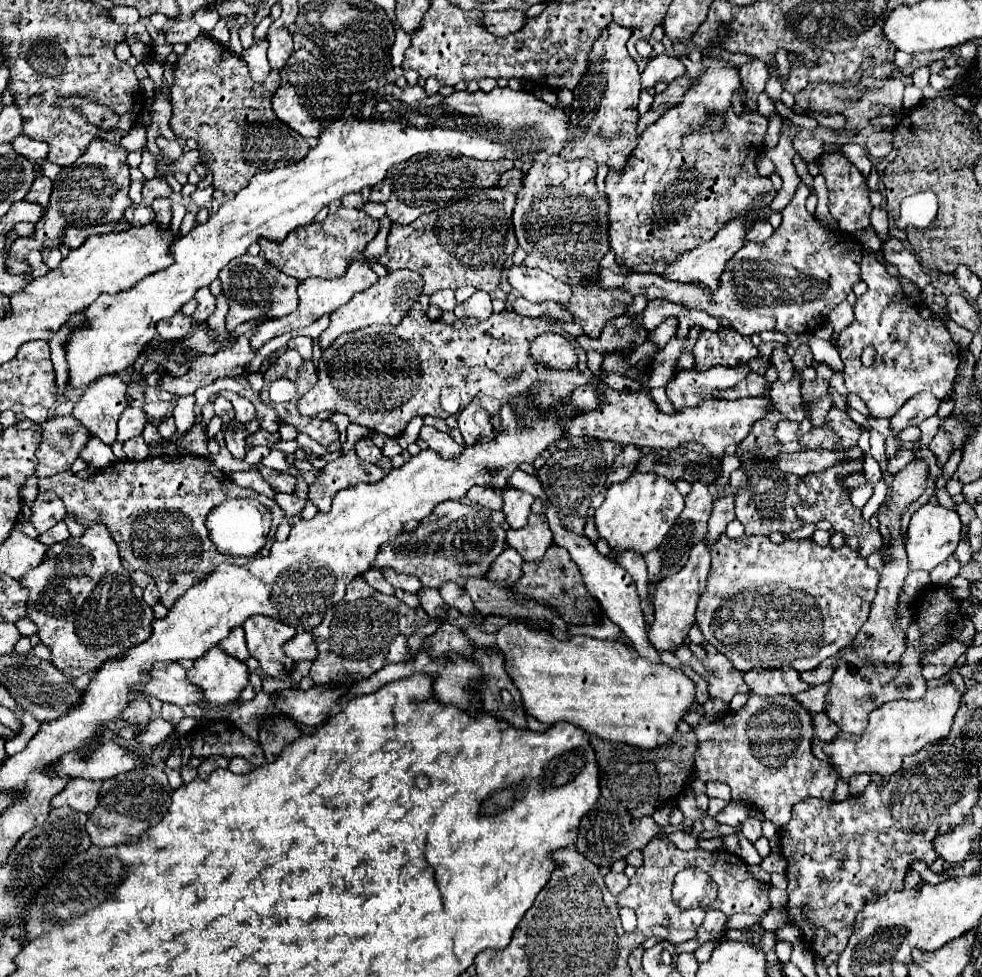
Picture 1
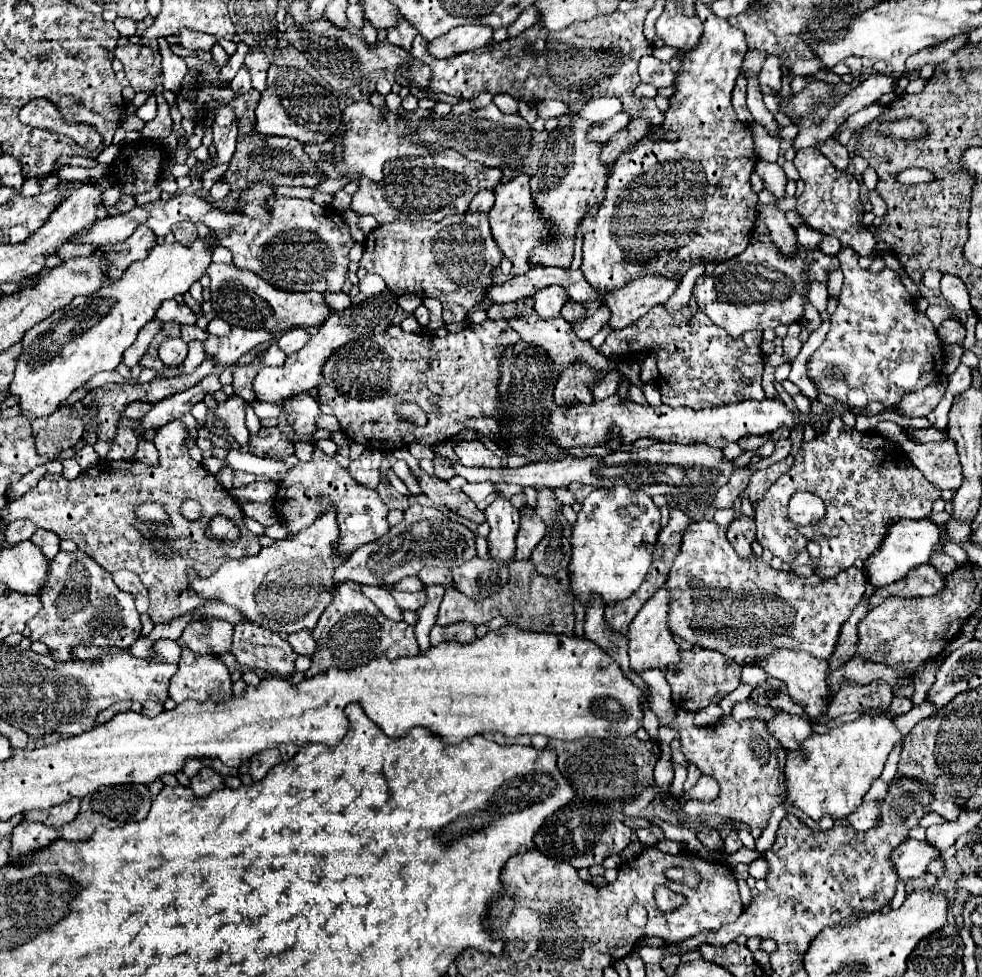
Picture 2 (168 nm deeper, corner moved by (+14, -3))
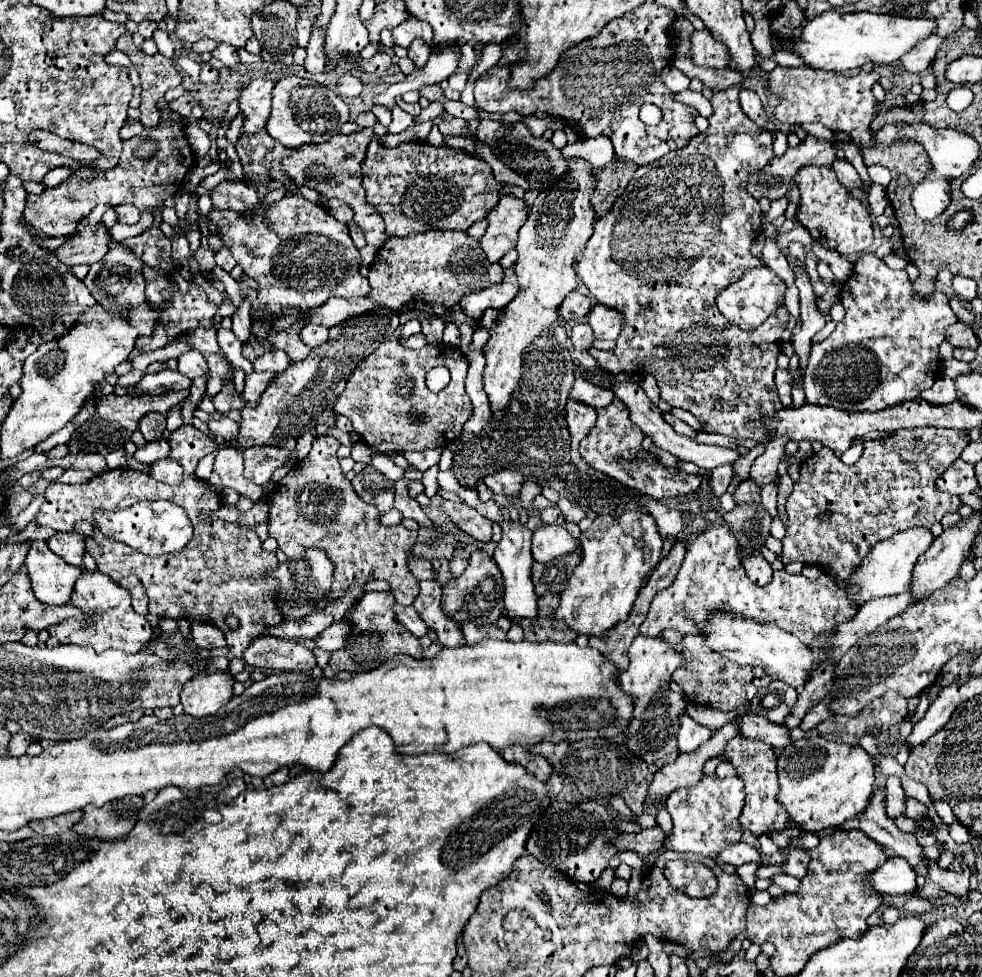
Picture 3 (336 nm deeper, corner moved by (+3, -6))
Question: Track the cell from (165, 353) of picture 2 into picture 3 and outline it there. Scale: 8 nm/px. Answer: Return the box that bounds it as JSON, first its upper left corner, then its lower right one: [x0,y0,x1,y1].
[178,351,210,379]

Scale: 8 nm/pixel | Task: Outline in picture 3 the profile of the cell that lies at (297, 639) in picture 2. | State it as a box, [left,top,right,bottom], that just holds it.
[316,617,354,651]

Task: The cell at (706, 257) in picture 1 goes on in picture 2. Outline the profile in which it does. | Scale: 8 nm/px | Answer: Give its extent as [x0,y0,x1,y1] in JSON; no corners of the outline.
[603,276,681,330]

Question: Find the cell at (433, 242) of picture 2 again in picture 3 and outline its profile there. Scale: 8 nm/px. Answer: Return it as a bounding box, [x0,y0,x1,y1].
[368,231,504,309]

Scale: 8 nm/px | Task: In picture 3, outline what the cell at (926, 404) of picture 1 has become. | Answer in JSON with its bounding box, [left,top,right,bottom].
[920,377,956,405]

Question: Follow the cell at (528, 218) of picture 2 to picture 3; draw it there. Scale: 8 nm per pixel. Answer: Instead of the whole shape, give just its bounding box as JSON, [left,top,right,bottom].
[480,195,526,263]

